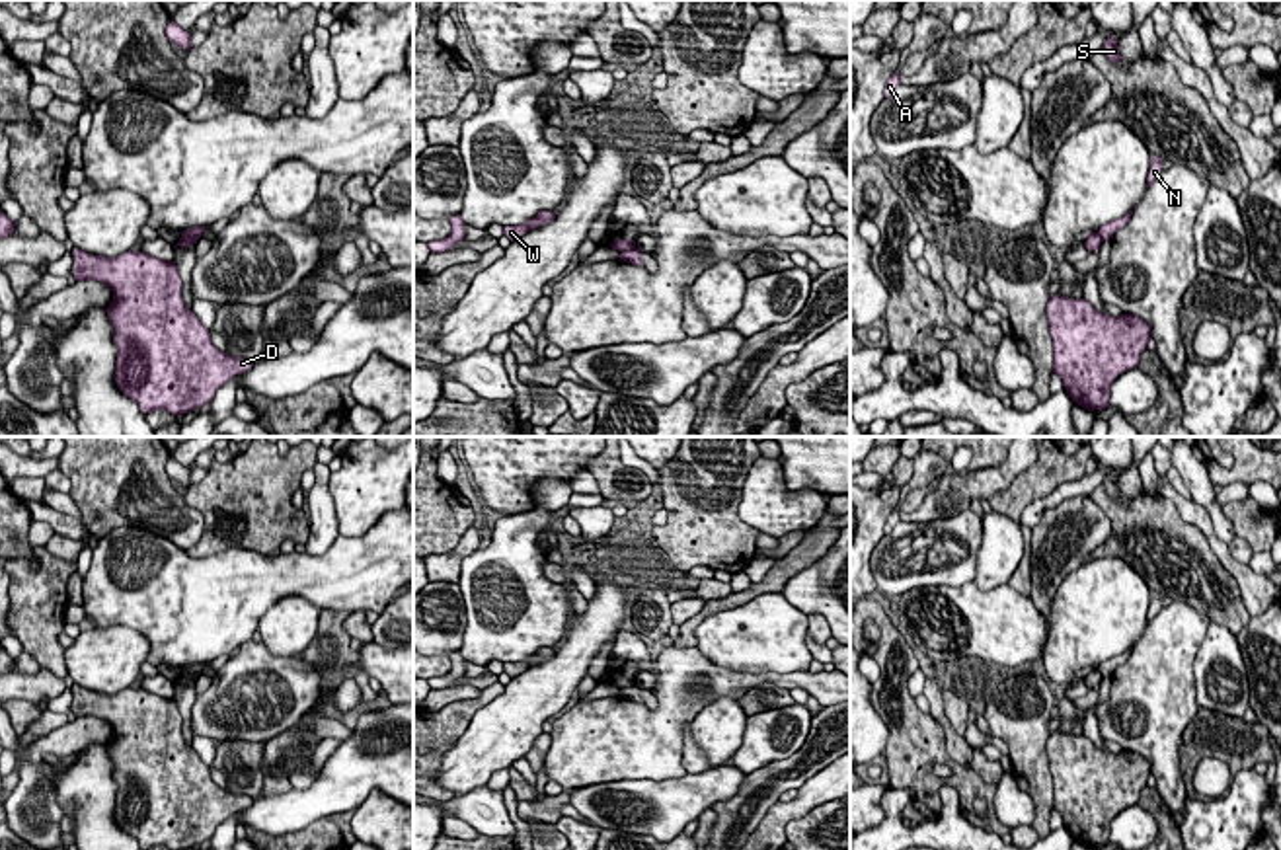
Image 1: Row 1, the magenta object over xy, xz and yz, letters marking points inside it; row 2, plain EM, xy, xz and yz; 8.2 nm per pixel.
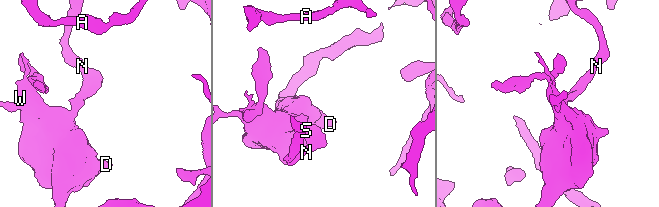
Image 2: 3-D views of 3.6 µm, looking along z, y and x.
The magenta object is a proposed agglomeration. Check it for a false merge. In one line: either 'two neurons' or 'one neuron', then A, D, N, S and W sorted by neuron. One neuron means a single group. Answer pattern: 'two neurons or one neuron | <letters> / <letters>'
two neurons | A N S / D W

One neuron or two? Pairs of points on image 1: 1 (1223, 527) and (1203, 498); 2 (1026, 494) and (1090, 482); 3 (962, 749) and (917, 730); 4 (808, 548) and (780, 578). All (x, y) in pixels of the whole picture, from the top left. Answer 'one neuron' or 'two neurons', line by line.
1: one neuron
2: two neurons
3: two neurons
4: one neuron

